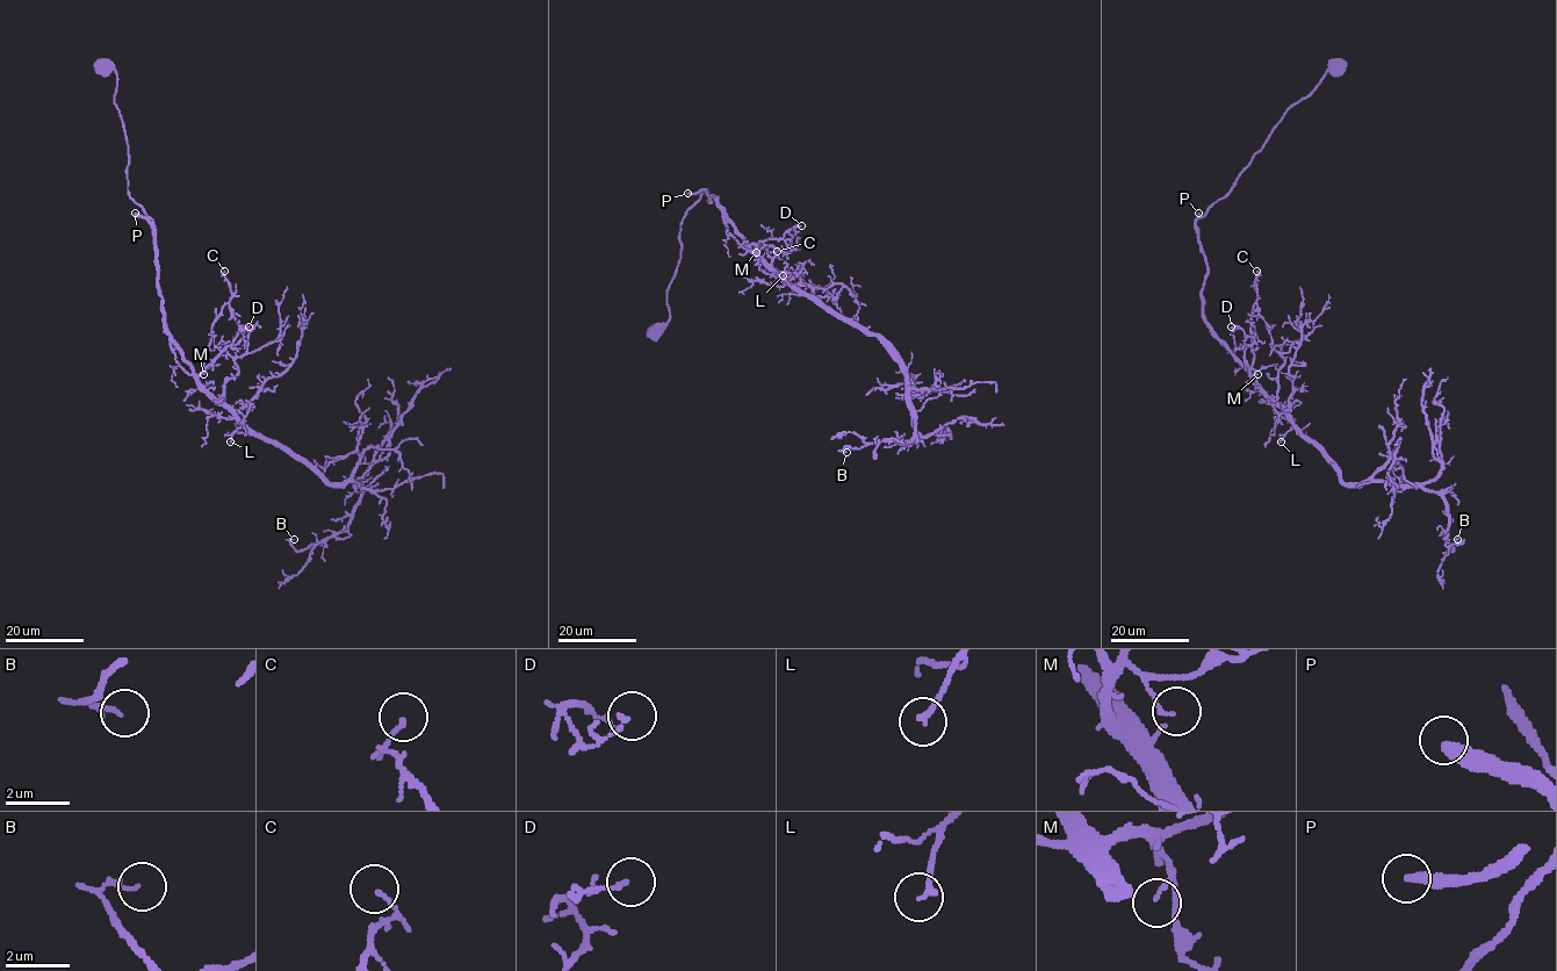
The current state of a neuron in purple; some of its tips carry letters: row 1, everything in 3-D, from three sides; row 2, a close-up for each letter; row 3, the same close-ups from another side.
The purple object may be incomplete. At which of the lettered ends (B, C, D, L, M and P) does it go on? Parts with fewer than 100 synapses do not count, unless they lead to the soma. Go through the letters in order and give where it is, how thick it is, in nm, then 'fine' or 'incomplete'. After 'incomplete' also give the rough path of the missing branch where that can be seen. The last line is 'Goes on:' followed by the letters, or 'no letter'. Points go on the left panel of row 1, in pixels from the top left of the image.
B: place (294, 539); calibre 140 nm; fine
C: place (224, 271); calibre 90 nm; fine
D: place (249, 326); calibre 120 nm; fine
L: place (230, 441); calibre 180 nm; fine
M: place (203, 374); calibre 100 nm; fine
P: place (135, 213); calibre 360 nm; incomplete; course (135, 213), (73, 210), (65, 221), (38, 223), (23, 181), (14, 191), (14, 205), (15, 220), (24, 234)
Goes on: P

